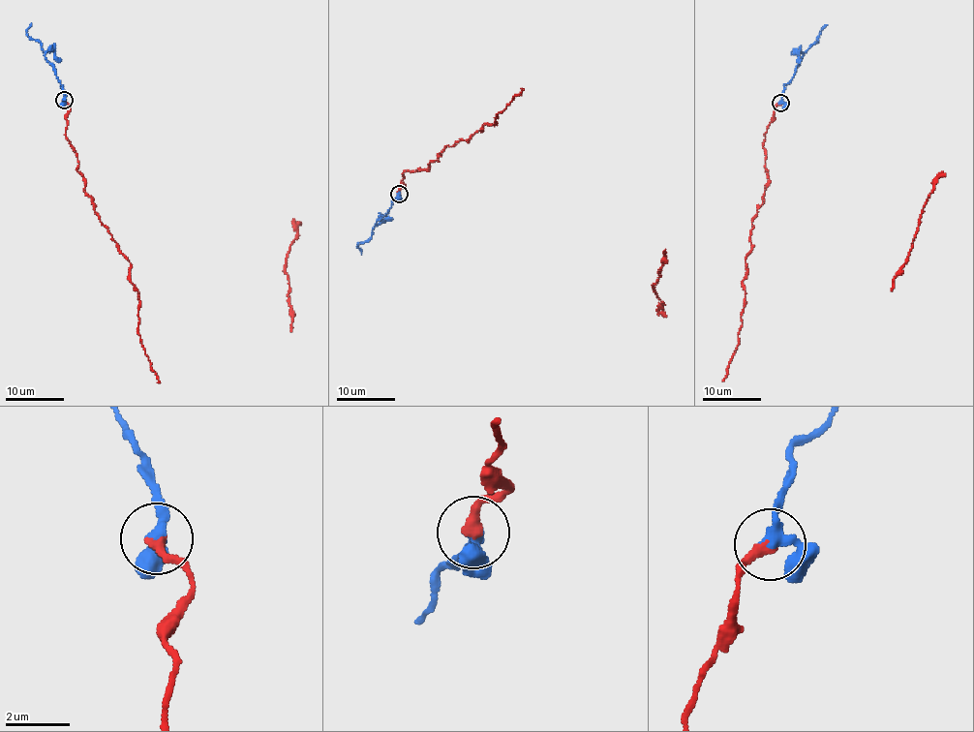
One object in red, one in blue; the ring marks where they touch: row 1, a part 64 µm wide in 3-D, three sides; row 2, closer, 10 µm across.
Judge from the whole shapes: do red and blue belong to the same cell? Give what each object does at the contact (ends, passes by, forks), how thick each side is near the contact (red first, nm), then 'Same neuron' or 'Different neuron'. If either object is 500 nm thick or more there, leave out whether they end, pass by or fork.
At the ring red ends. At the ring blue passes by. Thickness 340 nm (red) against 320 nm. Different neuron

